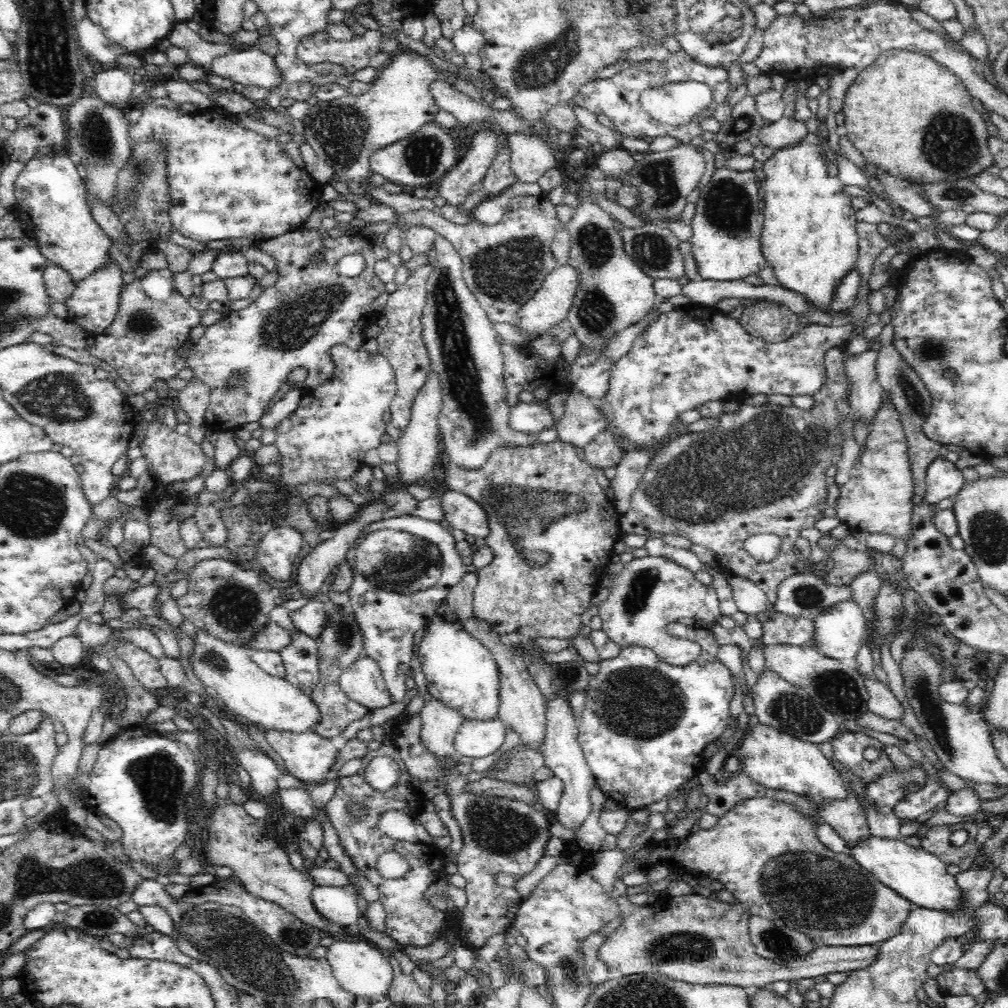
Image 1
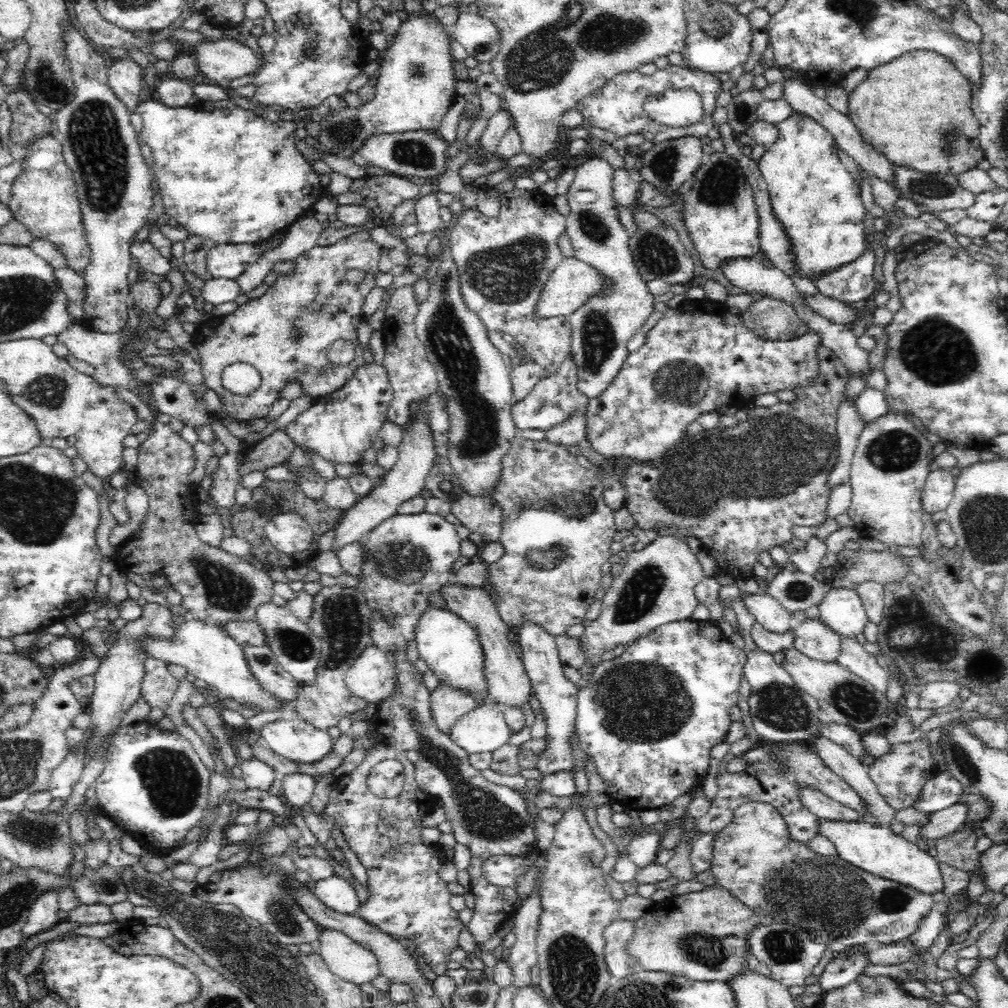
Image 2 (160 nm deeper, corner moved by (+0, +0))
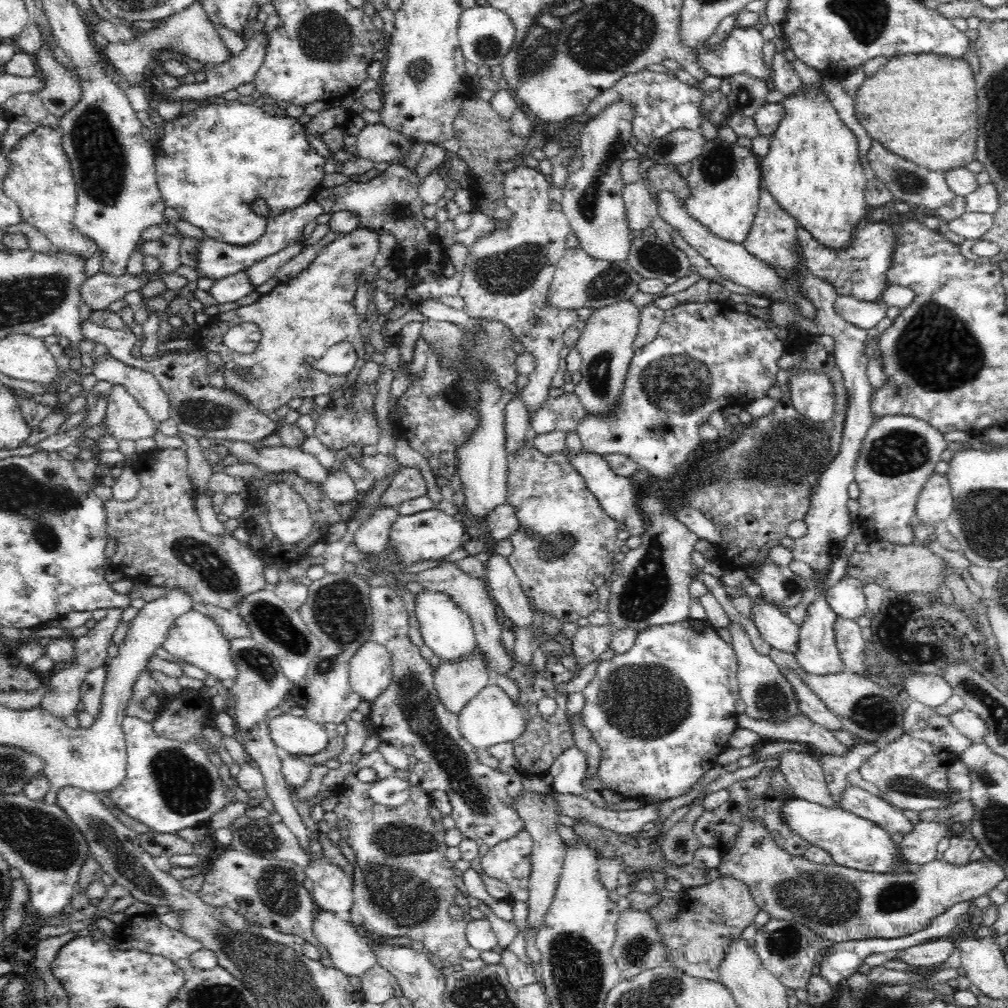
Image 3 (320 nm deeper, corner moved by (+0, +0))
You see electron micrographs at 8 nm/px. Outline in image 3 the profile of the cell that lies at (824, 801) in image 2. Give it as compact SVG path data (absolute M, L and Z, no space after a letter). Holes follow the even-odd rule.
M785 748L776 758L778 768L786 775L786 781L794 789L794 797L826 807L838 807L826 787L821 763L800 749Z

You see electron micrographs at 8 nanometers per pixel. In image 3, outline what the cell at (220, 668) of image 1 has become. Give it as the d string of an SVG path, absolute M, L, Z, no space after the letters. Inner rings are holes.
M196 610L186 612L175 621L162 647L168 655L202 669L208 676L215 676L226 684L234 684L238 669L230 653L230 640L226 639L219 627L208 617Z

